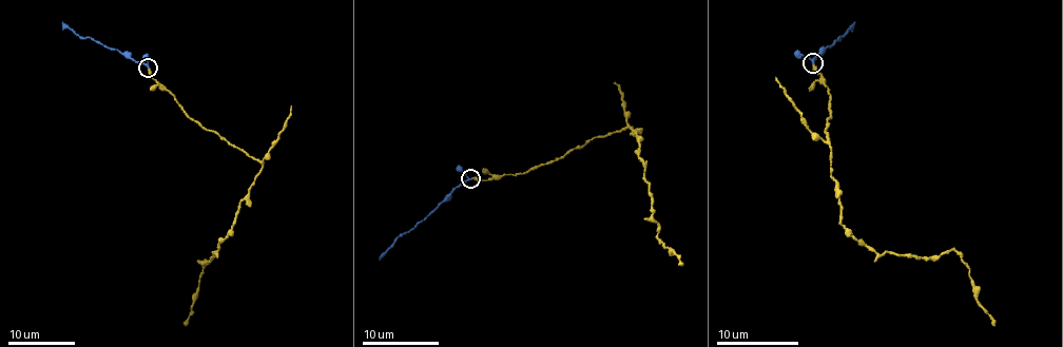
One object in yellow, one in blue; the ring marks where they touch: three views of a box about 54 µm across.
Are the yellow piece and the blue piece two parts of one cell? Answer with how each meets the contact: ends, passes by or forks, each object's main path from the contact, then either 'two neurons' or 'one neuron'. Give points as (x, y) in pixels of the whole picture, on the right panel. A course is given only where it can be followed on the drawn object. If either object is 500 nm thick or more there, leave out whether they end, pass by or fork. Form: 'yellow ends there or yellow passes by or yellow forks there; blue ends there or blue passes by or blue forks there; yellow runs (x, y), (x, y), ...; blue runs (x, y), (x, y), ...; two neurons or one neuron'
yellow ends there; blue passes by; yellow runs (812, 63), (830, 104), (825, 131), (839, 219), (882, 255), (932, 258), (954, 250), (994, 326); blue runs (812, 63), (855, 22); one neuron

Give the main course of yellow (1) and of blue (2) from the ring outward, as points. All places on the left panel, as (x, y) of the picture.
1: (149, 68), (185, 114), (253, 157), (263, 169), (249, 196), (239, 204), (230, 233), (206, 261), (185, 326)
2: (149, 68), (89, 37), (82, 37), (62, 22)

